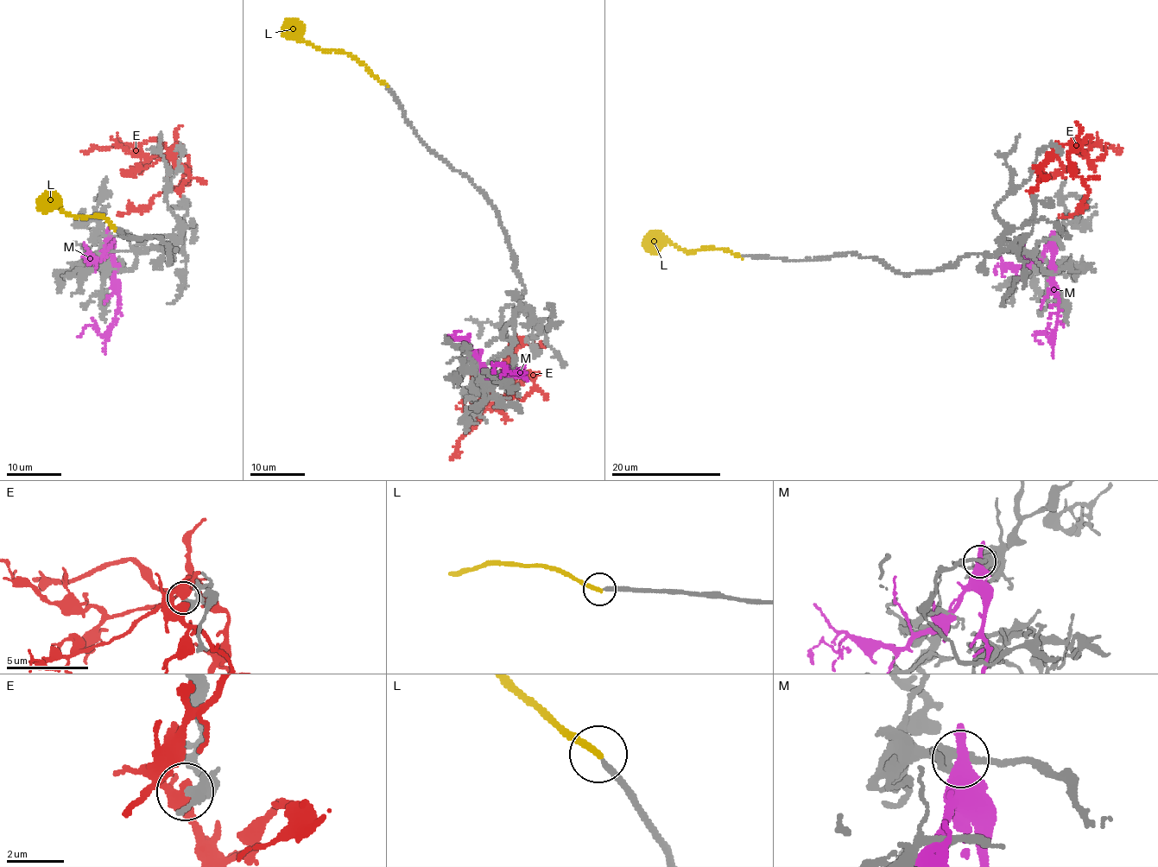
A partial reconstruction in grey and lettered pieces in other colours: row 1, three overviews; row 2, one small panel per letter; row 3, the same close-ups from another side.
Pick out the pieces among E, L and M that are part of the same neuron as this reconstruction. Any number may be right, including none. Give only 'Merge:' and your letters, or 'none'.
Merge: none

